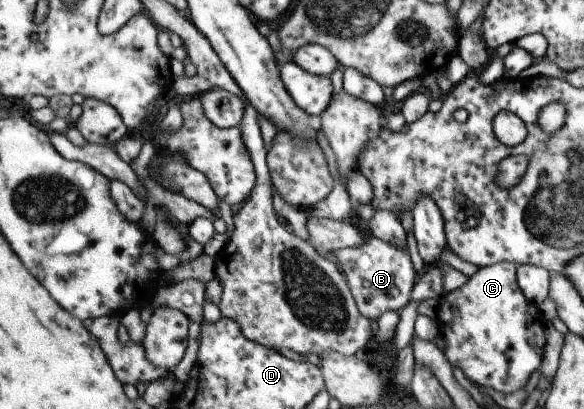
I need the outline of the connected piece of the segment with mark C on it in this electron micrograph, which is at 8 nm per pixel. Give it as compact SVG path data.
M514 262L479 268L464 287L443 298L451 304L452 315L450 329L442 333L446 357L475 384L504 393L526 387L546 351L545 313L524 295L518 268Z

